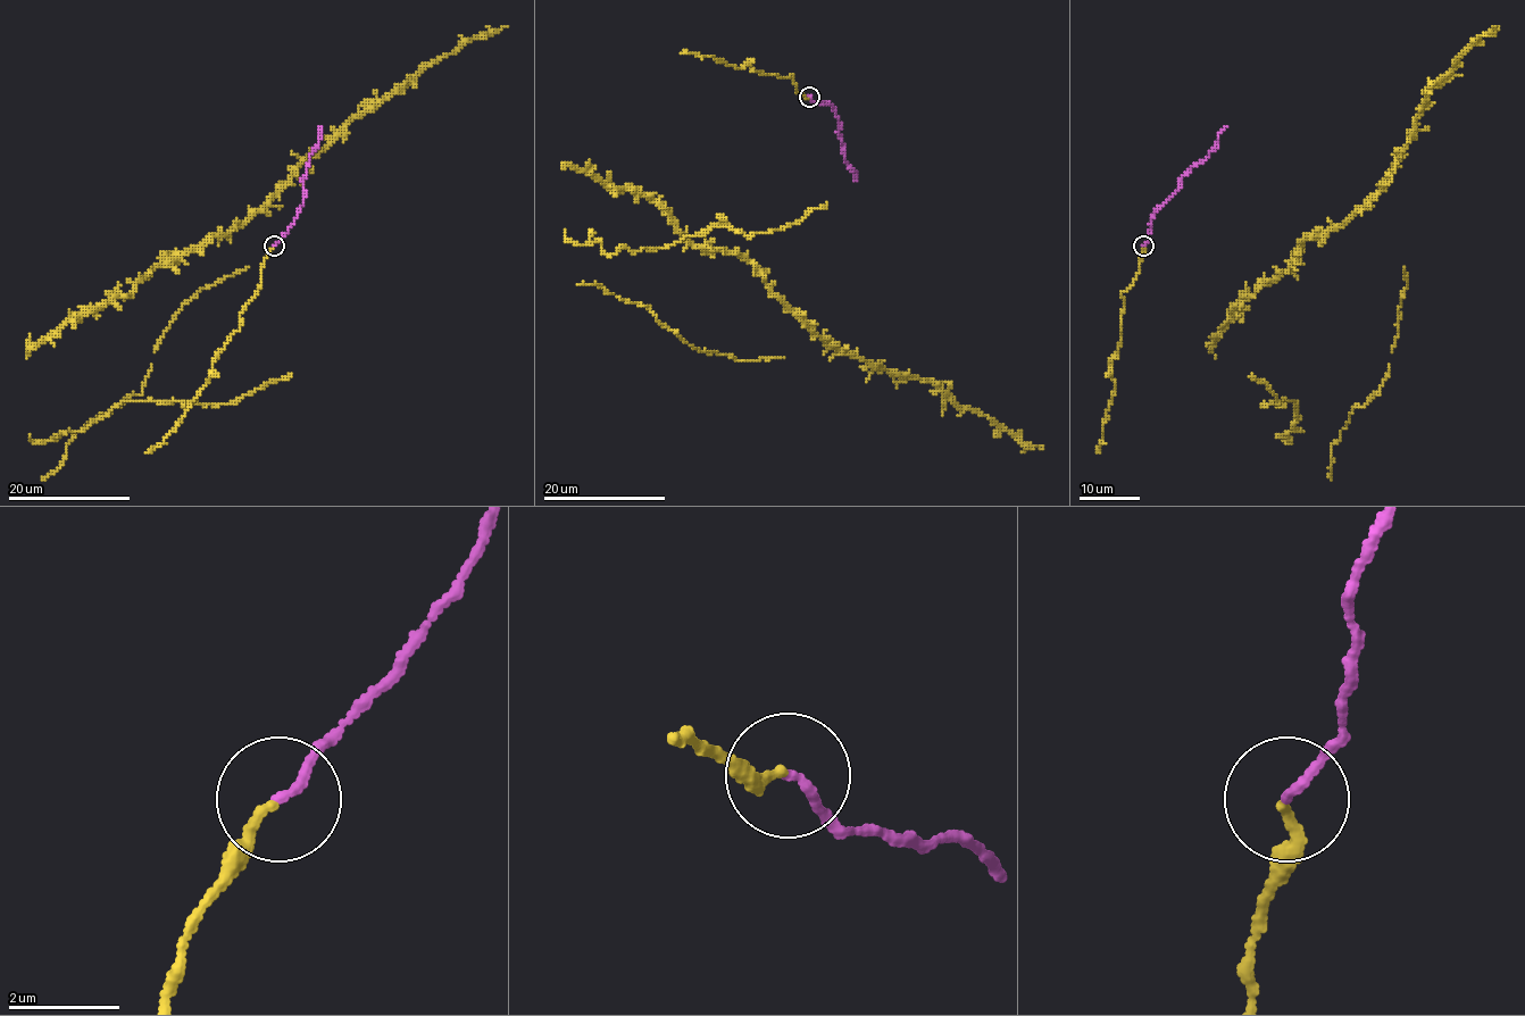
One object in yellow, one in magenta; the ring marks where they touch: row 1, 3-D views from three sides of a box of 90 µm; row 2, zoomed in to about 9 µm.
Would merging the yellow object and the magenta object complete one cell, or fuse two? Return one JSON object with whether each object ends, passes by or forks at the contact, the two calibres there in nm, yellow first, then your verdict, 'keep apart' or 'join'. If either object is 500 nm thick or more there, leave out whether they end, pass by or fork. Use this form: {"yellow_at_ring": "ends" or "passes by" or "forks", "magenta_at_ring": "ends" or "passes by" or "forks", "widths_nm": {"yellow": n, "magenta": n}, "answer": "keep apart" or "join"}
{"yellow_at_ring": "ends", "magenta_at_ring": "ends", "widths_nm": {"yellow": 180, "magenta": 160}, "answer": "keep apart"}

